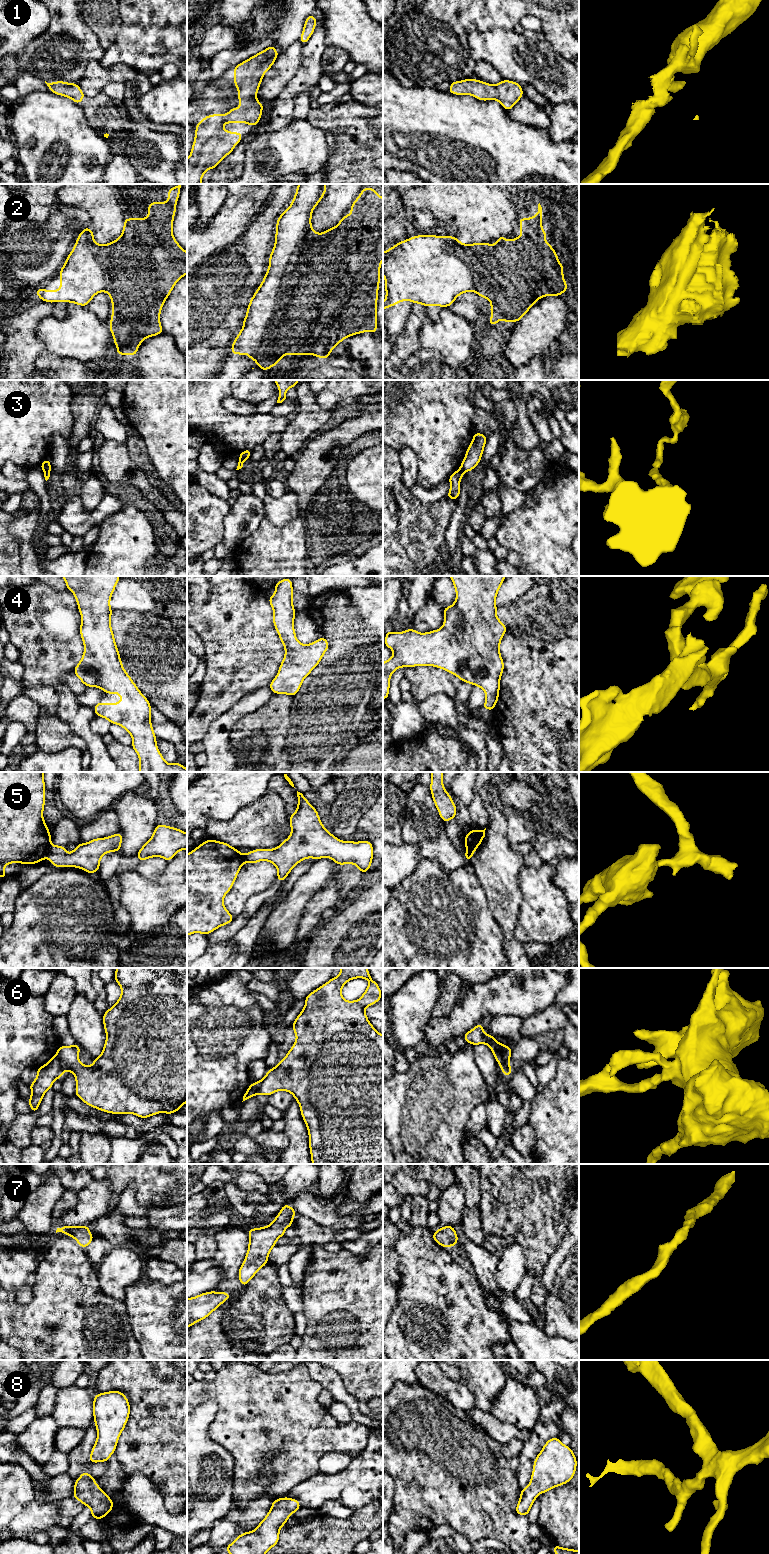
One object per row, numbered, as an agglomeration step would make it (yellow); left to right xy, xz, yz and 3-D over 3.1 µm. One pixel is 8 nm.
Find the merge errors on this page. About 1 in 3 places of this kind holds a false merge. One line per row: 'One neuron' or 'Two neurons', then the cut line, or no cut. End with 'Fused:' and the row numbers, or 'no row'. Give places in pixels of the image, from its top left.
1: One neuron. No split
2: One neuron. No split
3: Two neurons. Split along xy (50, 467), (44, 471)
4: One neuron. No split
5: Two neurons. Split along xy (52, 845), (46, 856)
6: Two neurons. Split along xy (55, 1055), (65, 1070)
7: One neuron. No split
8: One neuron. No split
Fused: 3, 5, 6

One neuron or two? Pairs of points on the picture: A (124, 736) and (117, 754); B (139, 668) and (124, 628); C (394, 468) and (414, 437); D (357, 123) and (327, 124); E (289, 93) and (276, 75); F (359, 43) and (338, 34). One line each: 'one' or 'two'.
A: two
B: one
C: two
D: one
E: two
F: one

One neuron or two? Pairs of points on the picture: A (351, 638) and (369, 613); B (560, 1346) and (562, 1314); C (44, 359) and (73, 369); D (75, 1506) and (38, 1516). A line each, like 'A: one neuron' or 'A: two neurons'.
A: two neurons
B: two neurons
C: one neuron
D: one neuron

